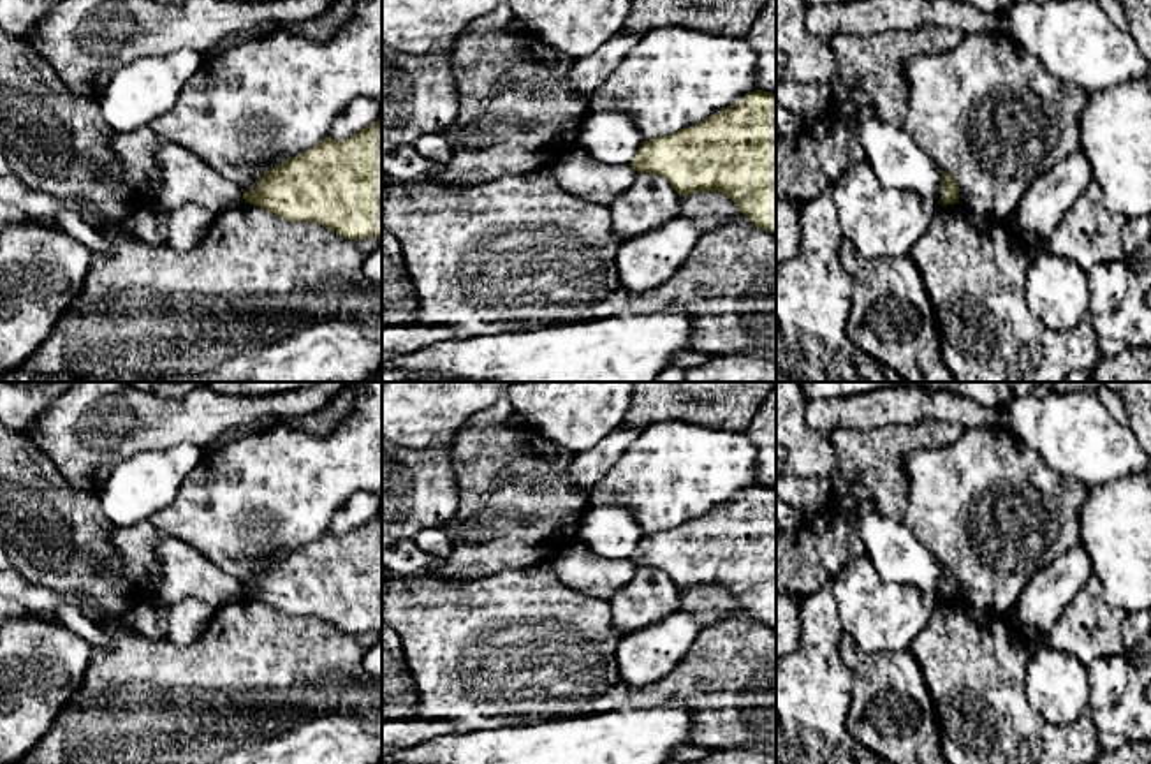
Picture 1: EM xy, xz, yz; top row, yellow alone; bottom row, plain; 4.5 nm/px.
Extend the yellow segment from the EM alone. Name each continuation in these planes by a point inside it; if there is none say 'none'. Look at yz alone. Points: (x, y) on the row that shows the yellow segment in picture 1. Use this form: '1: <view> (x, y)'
none

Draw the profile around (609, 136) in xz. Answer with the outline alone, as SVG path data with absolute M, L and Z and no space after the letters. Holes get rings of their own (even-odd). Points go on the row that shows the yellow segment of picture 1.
M590 109L581 121L576 146L605 165L630 165L642 137L625 111Z

